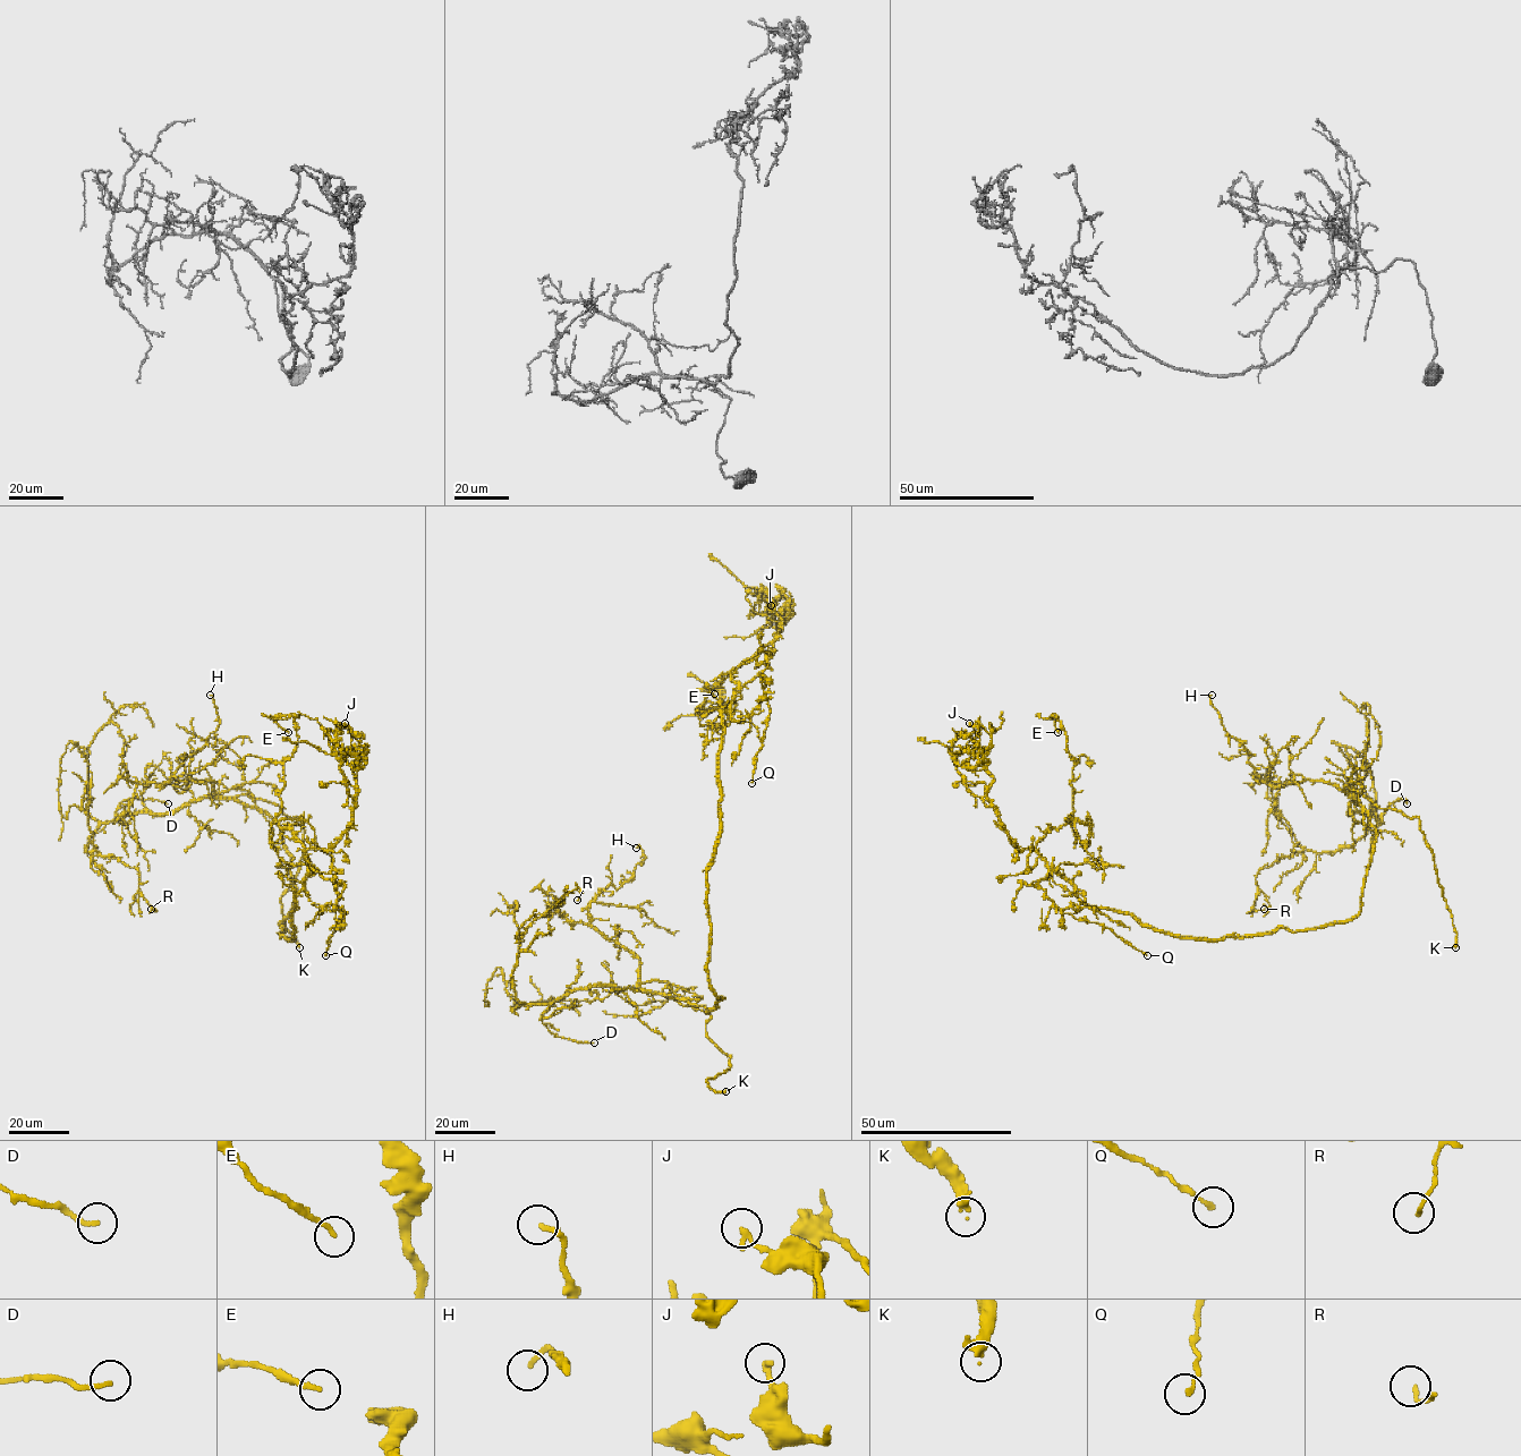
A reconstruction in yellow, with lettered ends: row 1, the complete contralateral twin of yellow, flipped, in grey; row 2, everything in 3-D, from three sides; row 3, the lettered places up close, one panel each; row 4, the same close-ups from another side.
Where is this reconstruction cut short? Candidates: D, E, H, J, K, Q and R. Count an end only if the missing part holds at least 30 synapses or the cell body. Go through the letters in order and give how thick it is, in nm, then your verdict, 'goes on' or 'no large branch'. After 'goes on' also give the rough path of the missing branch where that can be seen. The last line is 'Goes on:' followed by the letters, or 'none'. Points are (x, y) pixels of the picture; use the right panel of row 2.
D: calibre 150 nm; no large branch
E: calibre 190 nm; no large branch
H: calibre 180 nm; no large branch
J: calibre 240 nm; no large branch
K: calibre 320 nm; goes on; course (1455, 947), (1452, 968), (1445, 975)
Q: calibre 170 nm; no large branch
R: calibre 150 nm; no large branch
Goes on: K

